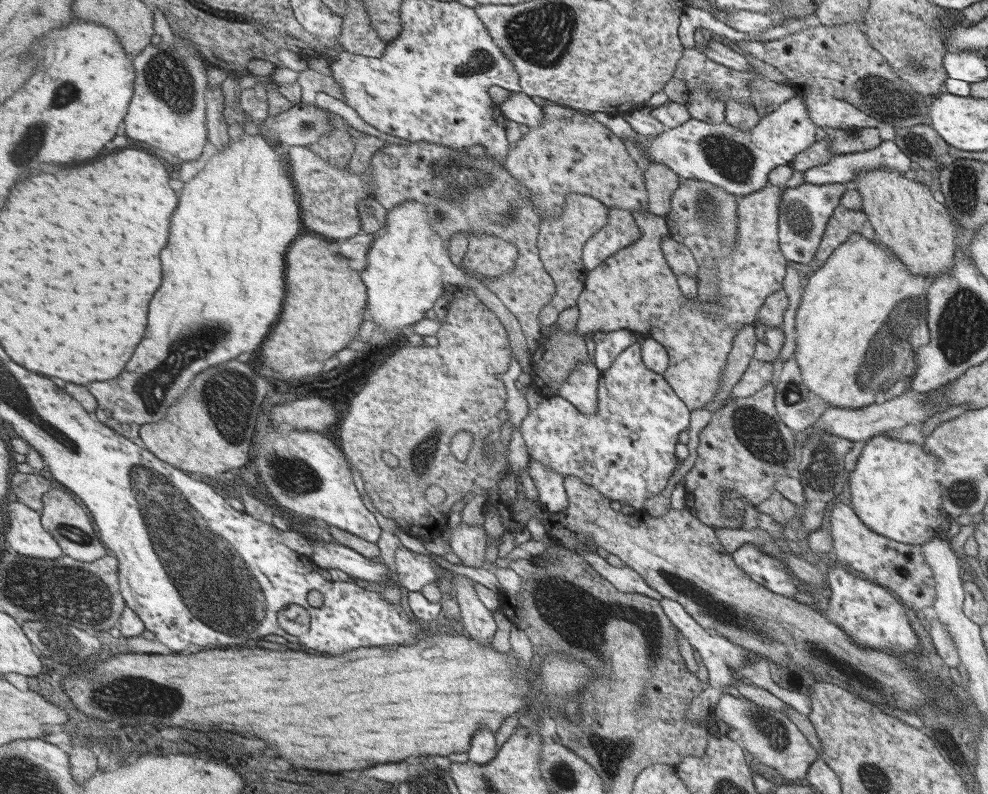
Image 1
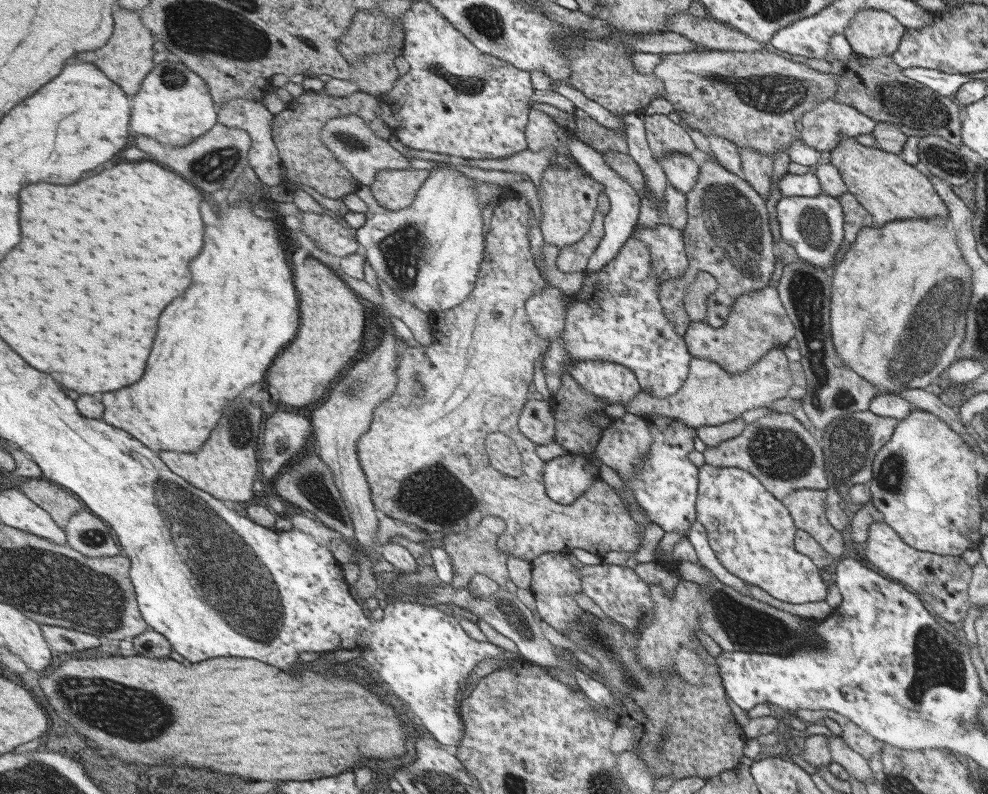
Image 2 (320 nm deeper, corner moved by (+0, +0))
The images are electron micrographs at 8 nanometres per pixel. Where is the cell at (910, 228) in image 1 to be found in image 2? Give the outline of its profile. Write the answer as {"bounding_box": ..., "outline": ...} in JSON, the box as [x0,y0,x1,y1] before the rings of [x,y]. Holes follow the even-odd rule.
{"bounding_box":[829,135,947,226],"outline":[[[841,135],[829,151],[829,163],[839,173],[846,189],[874,219],[875,226],[903,219],[944,219],[947,208],[927,178],[895,153],[863,146],[854,137]]]}

